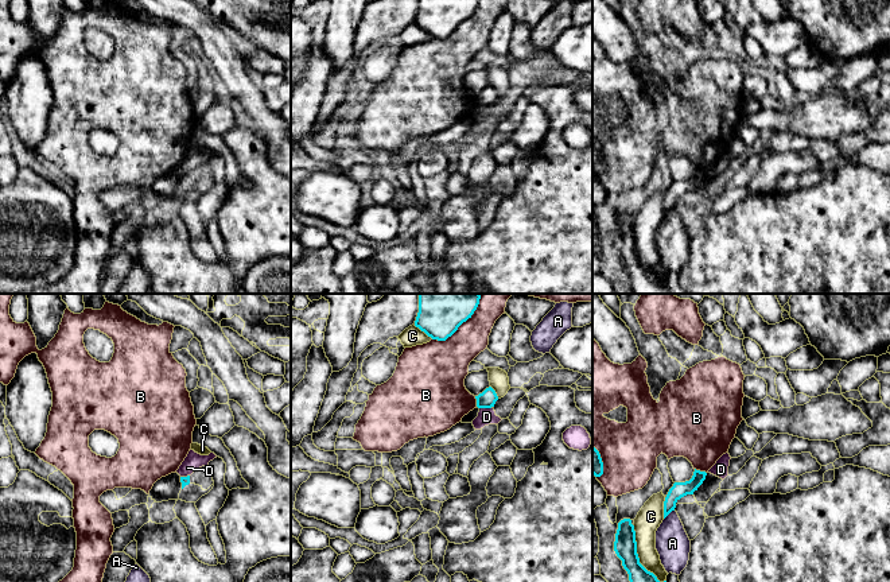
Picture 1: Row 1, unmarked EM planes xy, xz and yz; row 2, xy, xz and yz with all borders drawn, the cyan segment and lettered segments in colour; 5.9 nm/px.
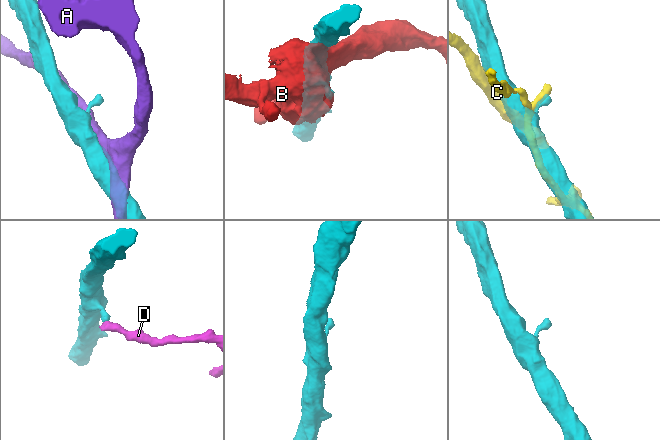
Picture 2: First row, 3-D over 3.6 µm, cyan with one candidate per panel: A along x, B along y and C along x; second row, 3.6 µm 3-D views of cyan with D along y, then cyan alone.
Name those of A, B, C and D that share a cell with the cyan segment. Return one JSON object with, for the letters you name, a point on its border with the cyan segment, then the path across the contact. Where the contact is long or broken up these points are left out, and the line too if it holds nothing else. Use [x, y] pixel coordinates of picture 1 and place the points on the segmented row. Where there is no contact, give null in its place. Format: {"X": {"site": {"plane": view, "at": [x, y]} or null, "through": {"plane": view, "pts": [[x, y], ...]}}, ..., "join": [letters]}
{"join": []}

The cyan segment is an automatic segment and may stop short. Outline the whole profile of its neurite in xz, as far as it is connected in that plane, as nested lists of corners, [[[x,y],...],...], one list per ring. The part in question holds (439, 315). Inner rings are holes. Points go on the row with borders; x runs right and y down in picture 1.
[[[419,294],[415,326],[428,337],[446,341],[479,304],[479,294]]]

